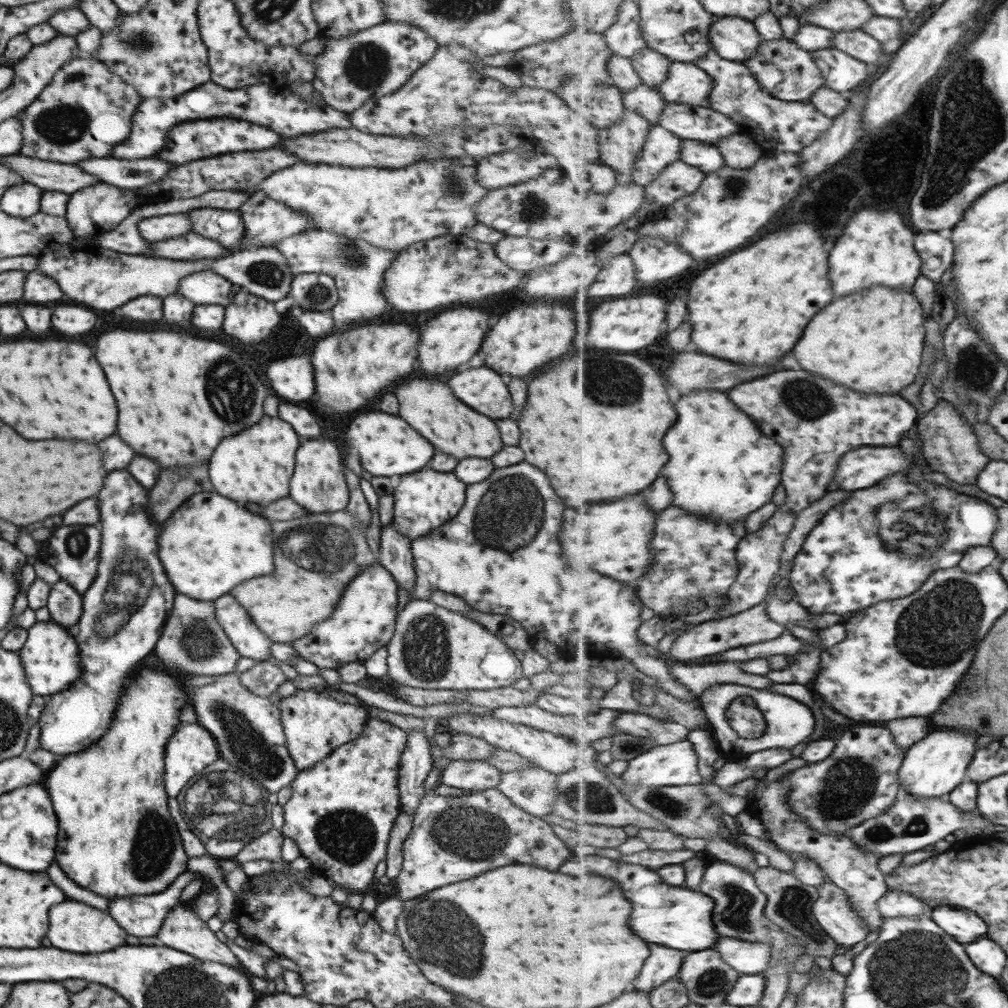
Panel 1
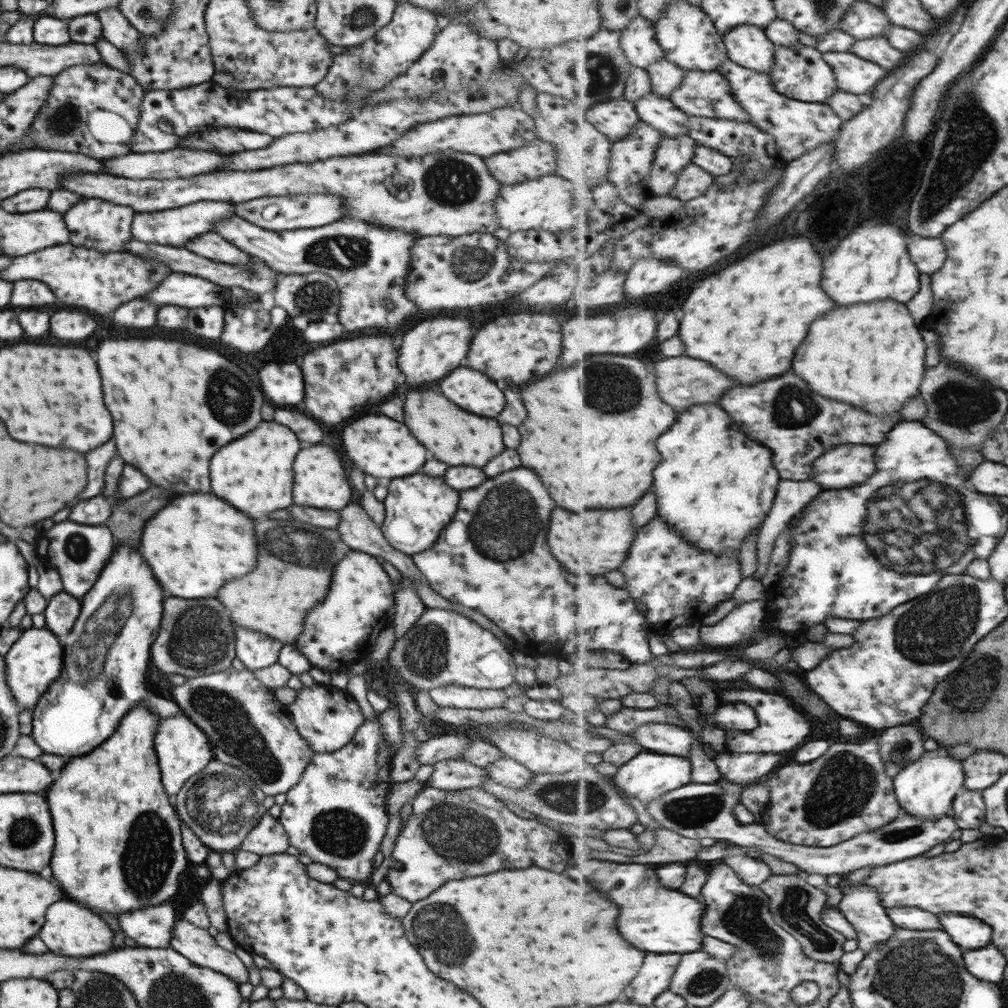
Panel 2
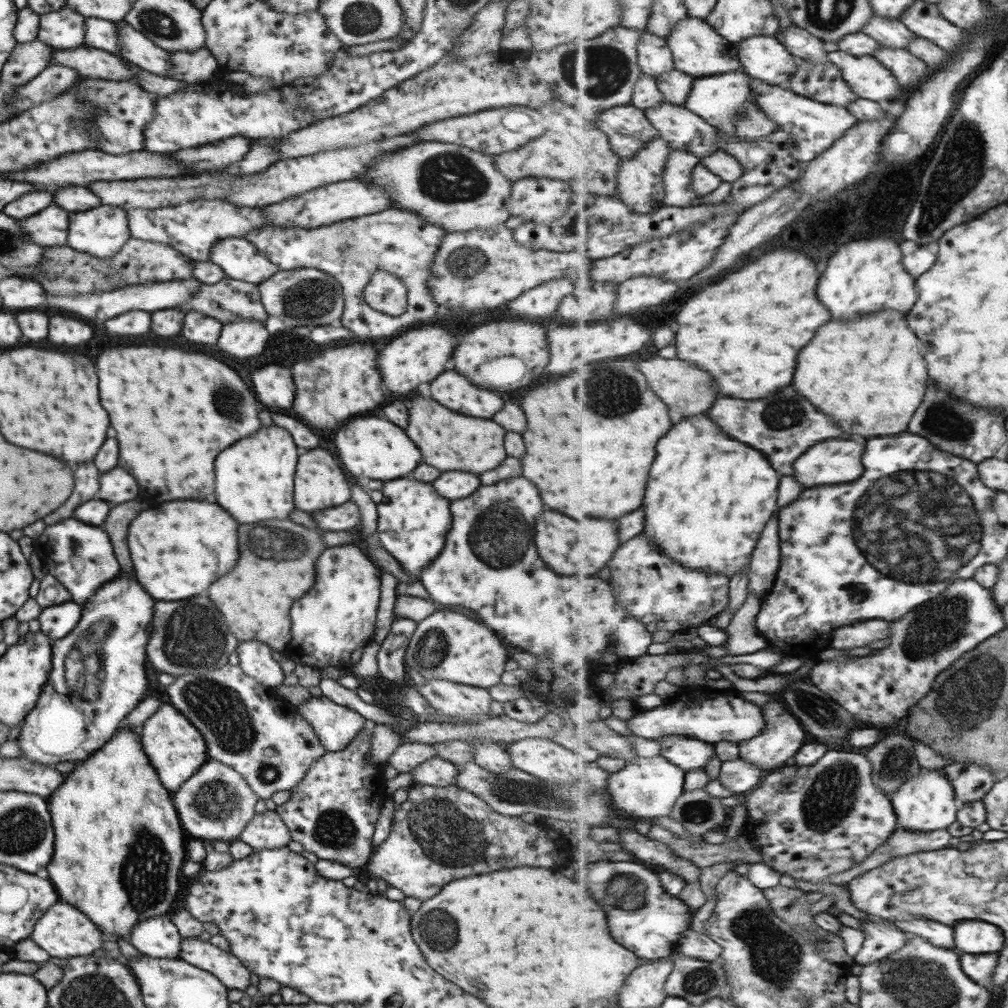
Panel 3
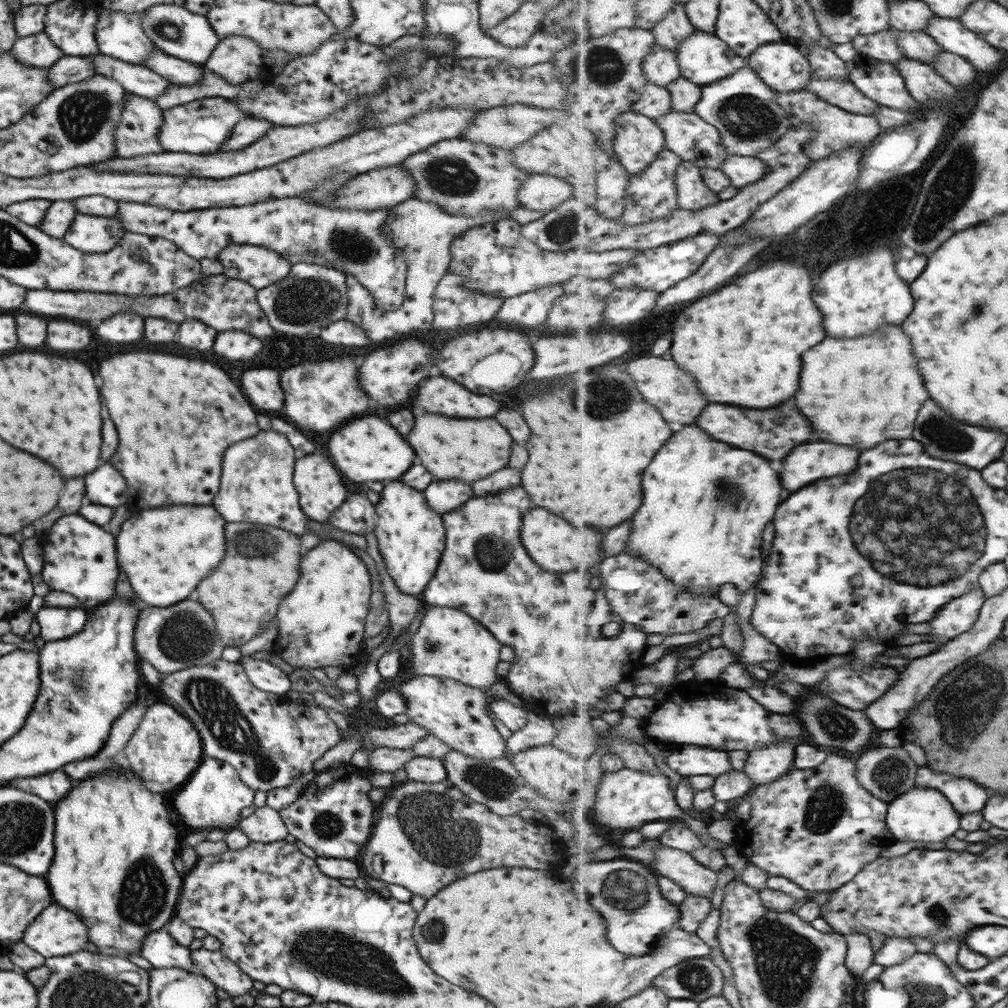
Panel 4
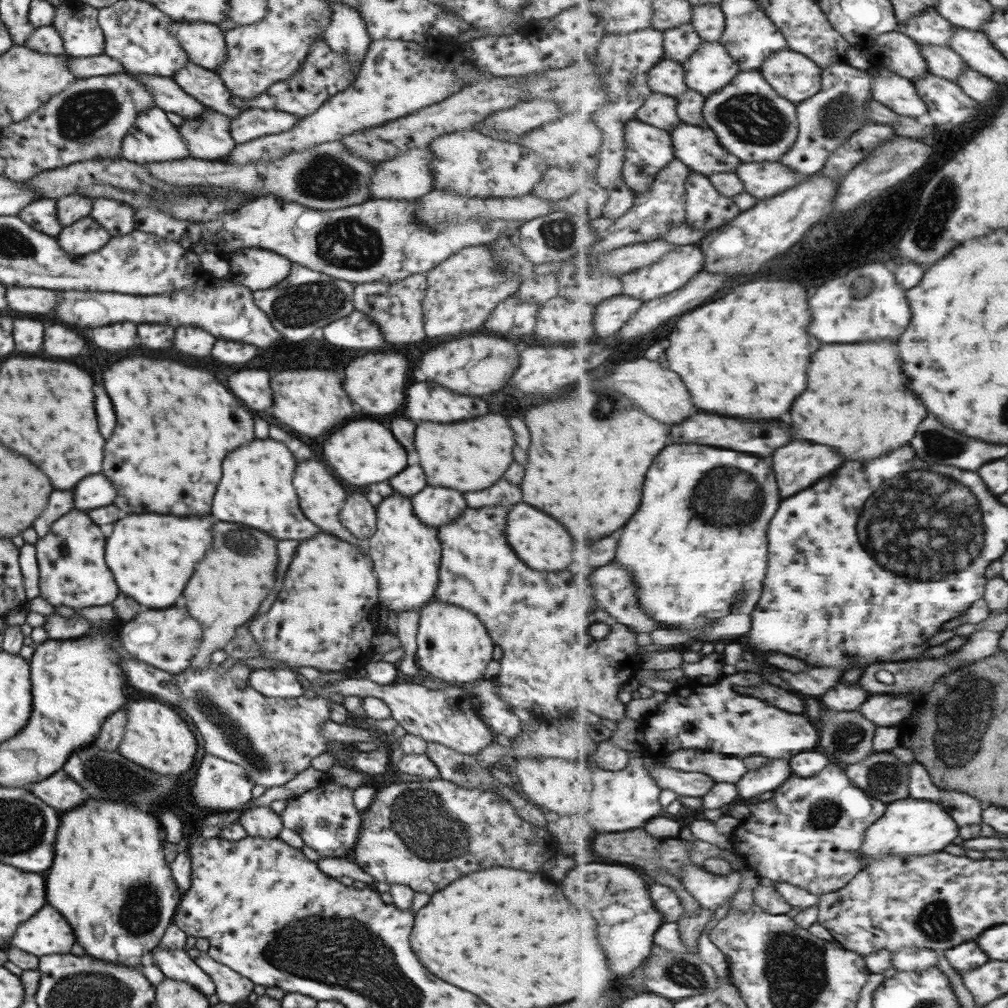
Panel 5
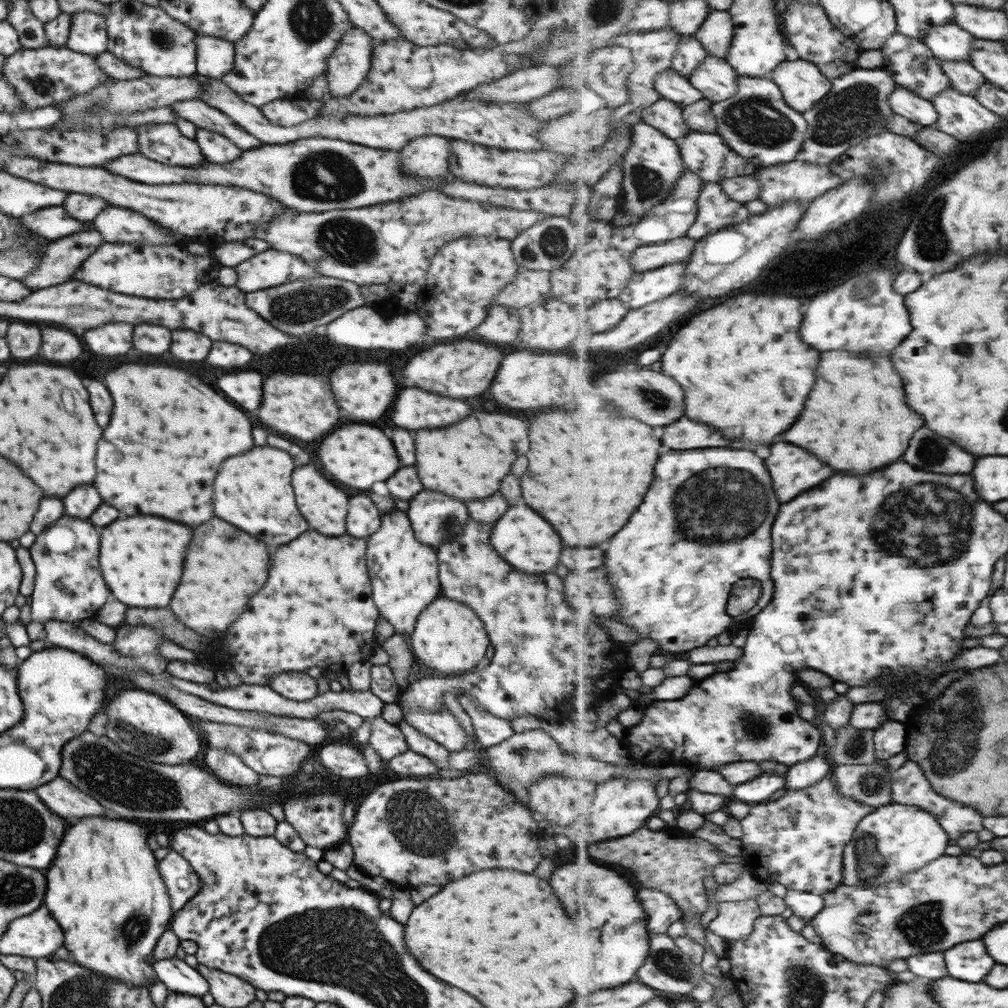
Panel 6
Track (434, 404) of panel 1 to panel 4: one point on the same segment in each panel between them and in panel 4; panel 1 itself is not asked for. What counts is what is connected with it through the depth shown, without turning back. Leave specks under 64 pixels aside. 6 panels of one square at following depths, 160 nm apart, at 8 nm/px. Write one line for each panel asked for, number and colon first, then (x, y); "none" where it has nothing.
2: (454, 436)
3: (448, 441)
4: (468, 450)

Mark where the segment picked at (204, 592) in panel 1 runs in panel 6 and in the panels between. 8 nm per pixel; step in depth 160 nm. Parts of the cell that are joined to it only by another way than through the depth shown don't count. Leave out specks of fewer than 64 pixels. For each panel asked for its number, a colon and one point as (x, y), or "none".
2: (196, 543)
3: (177, 549)
4: (165, 552)
5: (151, 557)
6: (140, 557)

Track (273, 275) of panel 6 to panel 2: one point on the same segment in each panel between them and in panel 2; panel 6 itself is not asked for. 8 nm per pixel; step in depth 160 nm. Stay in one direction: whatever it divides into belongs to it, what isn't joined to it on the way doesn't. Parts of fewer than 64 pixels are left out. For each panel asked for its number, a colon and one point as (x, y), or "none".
2: (209, 245)
3: (238, 258)
4: (259, 267)
5: (254, 268)

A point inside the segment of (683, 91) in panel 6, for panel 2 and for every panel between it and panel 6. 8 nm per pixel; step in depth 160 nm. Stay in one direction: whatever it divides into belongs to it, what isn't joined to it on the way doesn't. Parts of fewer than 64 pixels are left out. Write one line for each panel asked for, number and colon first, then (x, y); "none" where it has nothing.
2: (639, 40)
3: (656, 58)
4: (662, 67)
5: (669, 78)

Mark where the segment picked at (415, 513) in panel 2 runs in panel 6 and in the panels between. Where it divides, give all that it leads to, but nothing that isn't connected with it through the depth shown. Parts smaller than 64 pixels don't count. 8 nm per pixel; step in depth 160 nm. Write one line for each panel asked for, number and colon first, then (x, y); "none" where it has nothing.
3: (412, 519)
4: (410, 537)
5: (405, 554)
6: (403, 573)

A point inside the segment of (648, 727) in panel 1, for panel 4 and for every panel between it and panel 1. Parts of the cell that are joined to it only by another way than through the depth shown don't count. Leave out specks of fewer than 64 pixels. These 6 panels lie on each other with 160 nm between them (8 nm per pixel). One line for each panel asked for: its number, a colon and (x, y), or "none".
2: (670, 739)
3: (689, 753)
4: (687, 760)

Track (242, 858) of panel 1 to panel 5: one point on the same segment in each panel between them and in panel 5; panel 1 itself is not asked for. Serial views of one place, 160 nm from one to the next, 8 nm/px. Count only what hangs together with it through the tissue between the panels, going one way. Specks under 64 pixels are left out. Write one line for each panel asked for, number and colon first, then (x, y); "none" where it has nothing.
2: (267, 837)
3: (265, 830)
4: (264, 825)
5: (261, 822)

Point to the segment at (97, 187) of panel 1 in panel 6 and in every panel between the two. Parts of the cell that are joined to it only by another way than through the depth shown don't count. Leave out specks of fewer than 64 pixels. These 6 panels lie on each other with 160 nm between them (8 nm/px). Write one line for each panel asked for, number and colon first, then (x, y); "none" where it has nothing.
2: (92, 223)
3: (102, 231)
4: (90, 234)
5: (84, 236)
6: (62, 257)

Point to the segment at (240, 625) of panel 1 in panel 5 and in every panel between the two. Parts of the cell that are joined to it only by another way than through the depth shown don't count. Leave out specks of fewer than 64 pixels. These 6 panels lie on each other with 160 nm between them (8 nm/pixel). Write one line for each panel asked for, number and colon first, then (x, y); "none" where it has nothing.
2: (255, 650)
3: (254, 658)
4: (263, 675)
5: (280, 683)

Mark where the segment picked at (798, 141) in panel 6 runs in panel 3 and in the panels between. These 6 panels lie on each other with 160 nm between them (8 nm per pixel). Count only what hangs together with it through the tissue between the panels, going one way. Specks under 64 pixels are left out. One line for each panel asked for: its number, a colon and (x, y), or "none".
3: (726, 101)
4: (747, 112)
5: (752, 121)

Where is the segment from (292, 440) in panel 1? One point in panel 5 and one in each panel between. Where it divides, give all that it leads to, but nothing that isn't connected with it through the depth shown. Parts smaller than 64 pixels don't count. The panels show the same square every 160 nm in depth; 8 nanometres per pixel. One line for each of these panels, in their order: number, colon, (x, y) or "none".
2: (253, 473)
3: (253, 479)
4: (255, 487)
5: (270, 505)

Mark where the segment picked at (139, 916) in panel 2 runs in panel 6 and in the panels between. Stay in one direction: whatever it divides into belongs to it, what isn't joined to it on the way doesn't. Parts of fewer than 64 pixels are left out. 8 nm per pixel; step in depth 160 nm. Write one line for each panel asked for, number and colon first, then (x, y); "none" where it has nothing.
3: (158, 937)
4: (159, 949)
5: (175, 964)
6: (176, 976)

